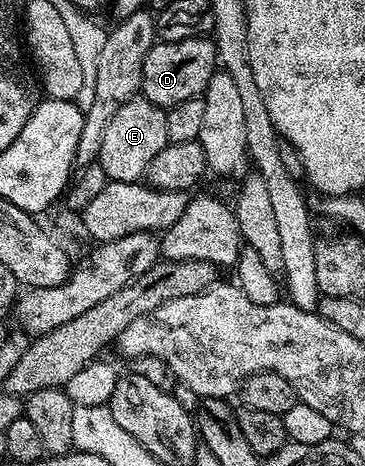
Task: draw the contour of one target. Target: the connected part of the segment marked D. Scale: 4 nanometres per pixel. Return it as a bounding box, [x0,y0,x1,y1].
[141,36,219,108]

